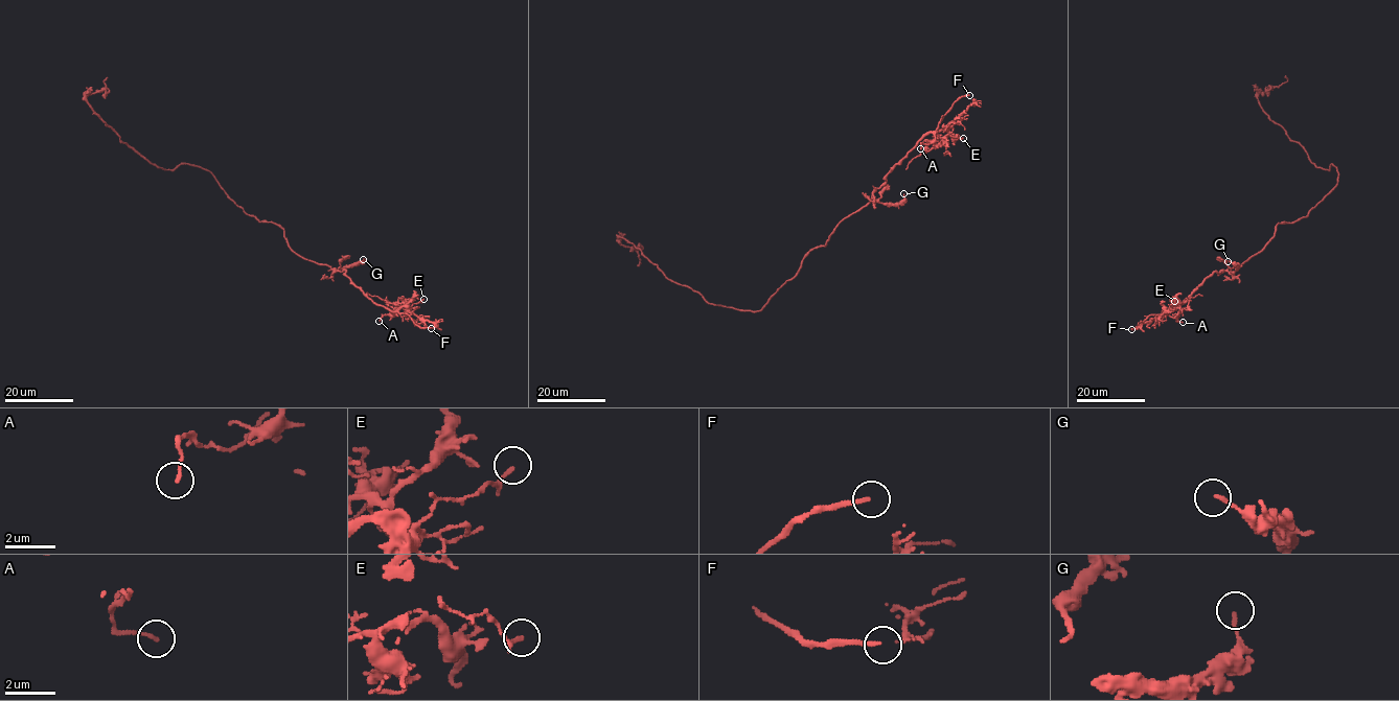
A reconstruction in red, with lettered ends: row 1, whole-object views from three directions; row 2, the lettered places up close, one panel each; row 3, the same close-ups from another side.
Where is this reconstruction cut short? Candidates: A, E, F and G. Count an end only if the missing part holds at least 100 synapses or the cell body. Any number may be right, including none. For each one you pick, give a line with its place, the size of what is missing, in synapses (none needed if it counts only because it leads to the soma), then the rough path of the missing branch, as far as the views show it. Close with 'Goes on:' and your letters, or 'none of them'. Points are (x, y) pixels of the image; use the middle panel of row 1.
F: place (969, 95); course (969, 95), (983, 95), (988, 90), (984, 75), (1000, 56), (1000, 48), (993, 36), (972, 25), (963, 12)
Goes on: F

